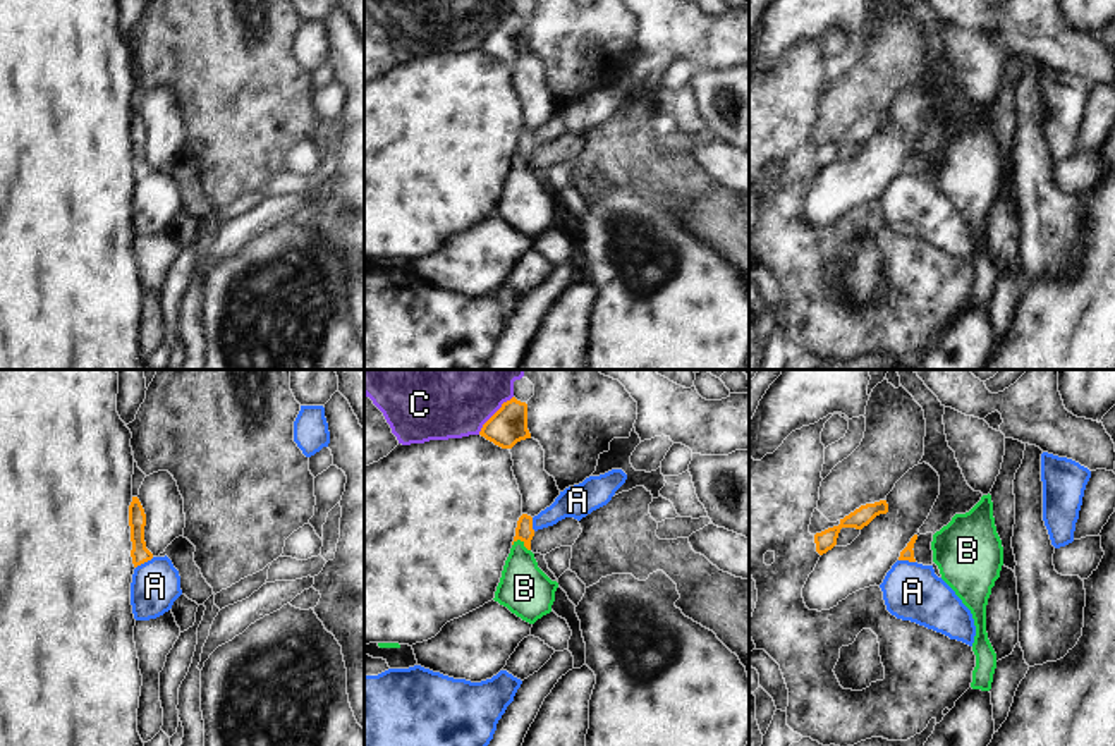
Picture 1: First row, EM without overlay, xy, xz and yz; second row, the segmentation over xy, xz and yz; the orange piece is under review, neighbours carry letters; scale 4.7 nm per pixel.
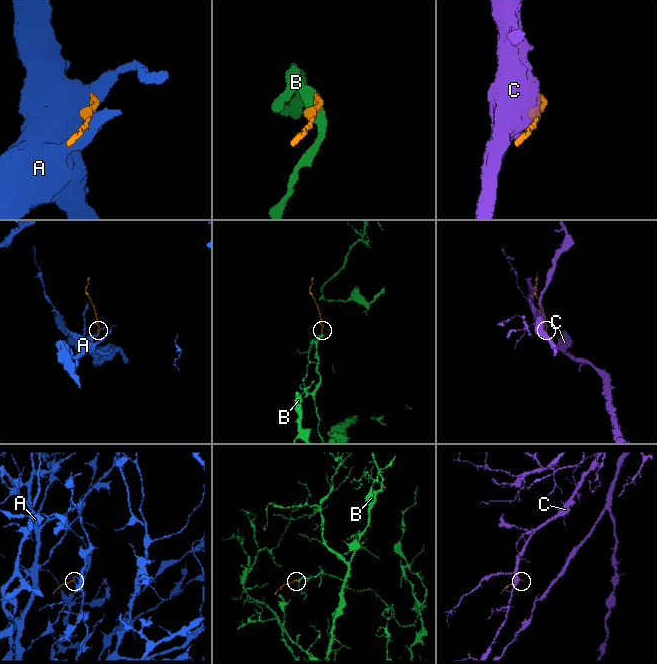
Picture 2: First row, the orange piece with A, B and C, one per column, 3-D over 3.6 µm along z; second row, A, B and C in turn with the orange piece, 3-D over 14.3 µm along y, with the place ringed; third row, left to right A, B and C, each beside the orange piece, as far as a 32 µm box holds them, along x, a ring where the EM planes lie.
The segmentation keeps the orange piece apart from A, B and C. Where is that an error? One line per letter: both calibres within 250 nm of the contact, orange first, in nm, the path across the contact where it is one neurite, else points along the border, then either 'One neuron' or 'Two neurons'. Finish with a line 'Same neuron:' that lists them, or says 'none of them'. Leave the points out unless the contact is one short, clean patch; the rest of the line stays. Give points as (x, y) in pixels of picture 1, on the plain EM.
A: Thickness 90 nm (orange) against 220 nm. Boundary: xy (153, 172), (136, 183). Two neurons
B: Thickness 90 nm (orange) against 240 nm. Path across: xz (524, 146), (521, 155), (521, 195), (524, 203). One neuron
C: Thickness 180 nm (orange) against 260 nm. Two neurons
Same neuron: B

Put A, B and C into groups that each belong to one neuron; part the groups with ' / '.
A / B / C

